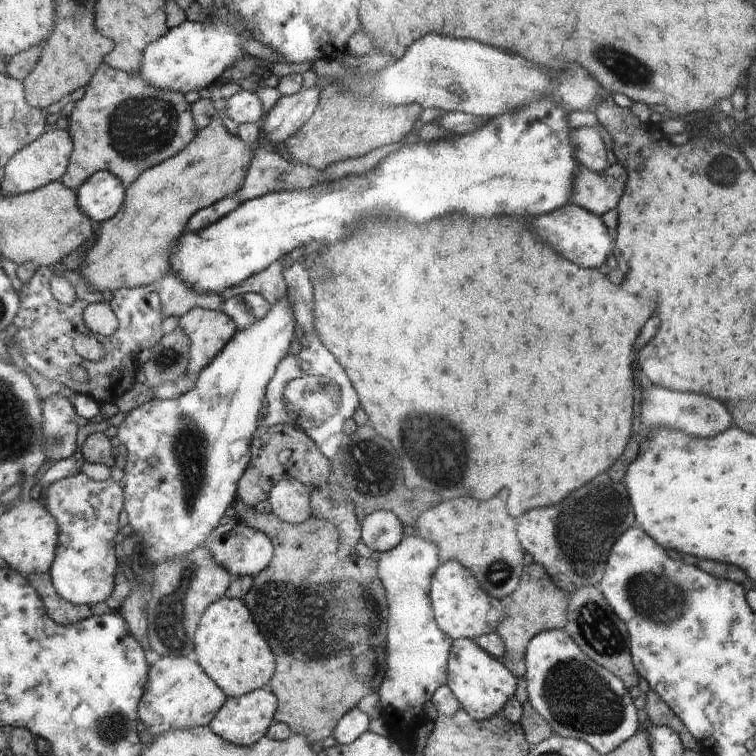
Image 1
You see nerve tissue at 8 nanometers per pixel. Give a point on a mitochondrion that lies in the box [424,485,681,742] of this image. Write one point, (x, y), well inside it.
(579, 697)

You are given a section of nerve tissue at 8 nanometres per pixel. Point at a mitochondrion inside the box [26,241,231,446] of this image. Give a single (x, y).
(170, 357)

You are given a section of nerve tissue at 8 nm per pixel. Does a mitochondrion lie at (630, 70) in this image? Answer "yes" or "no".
yes

